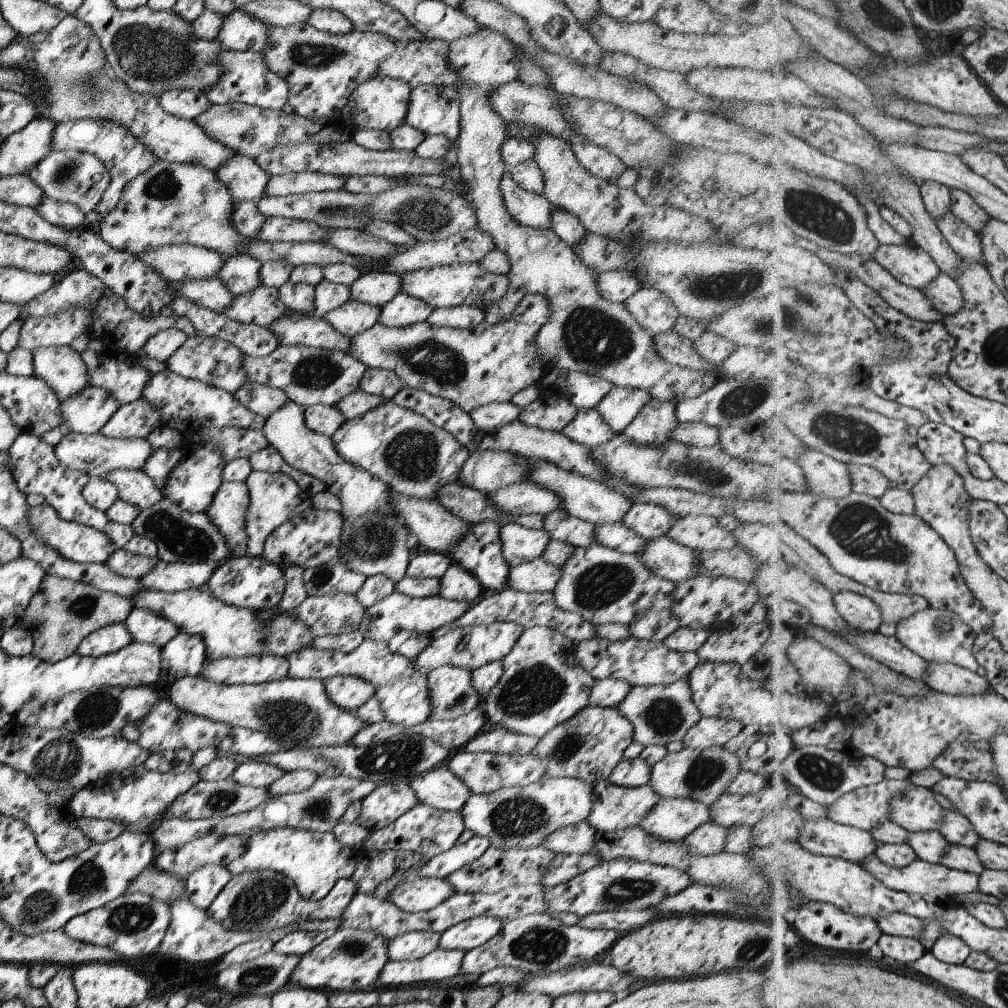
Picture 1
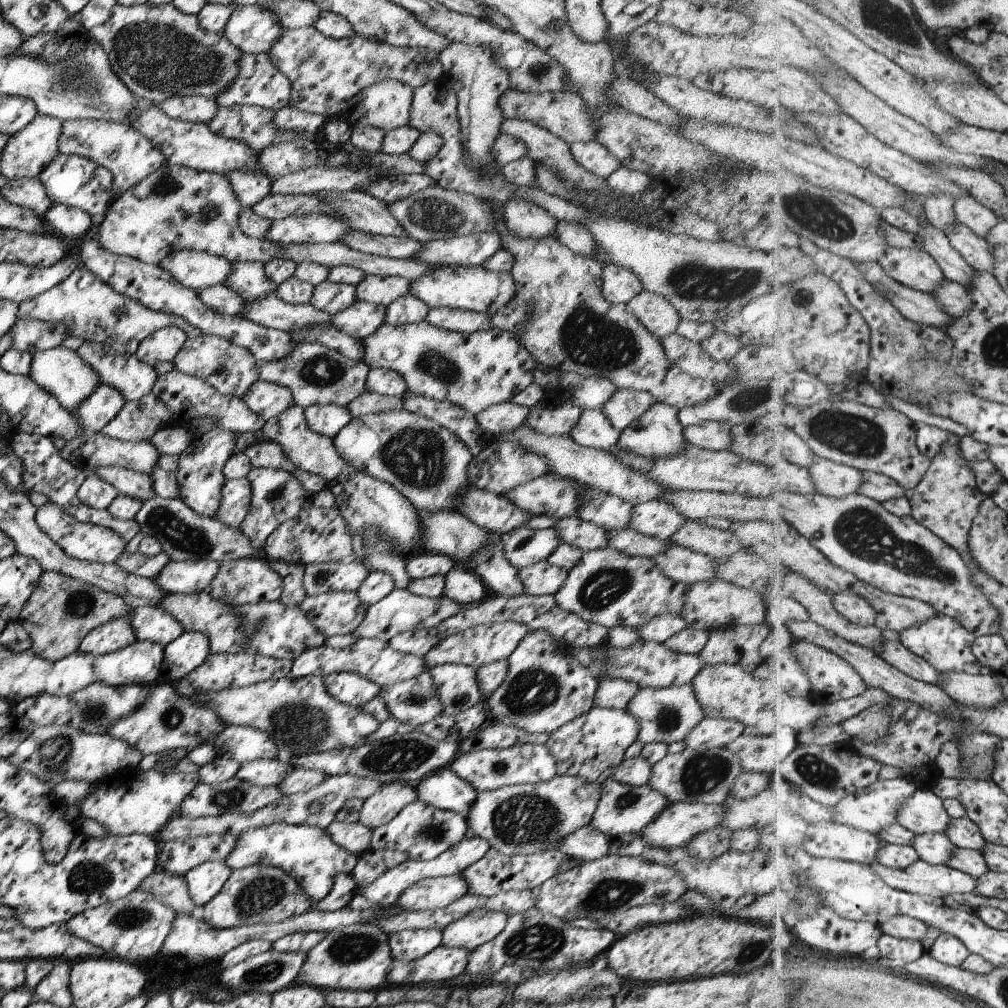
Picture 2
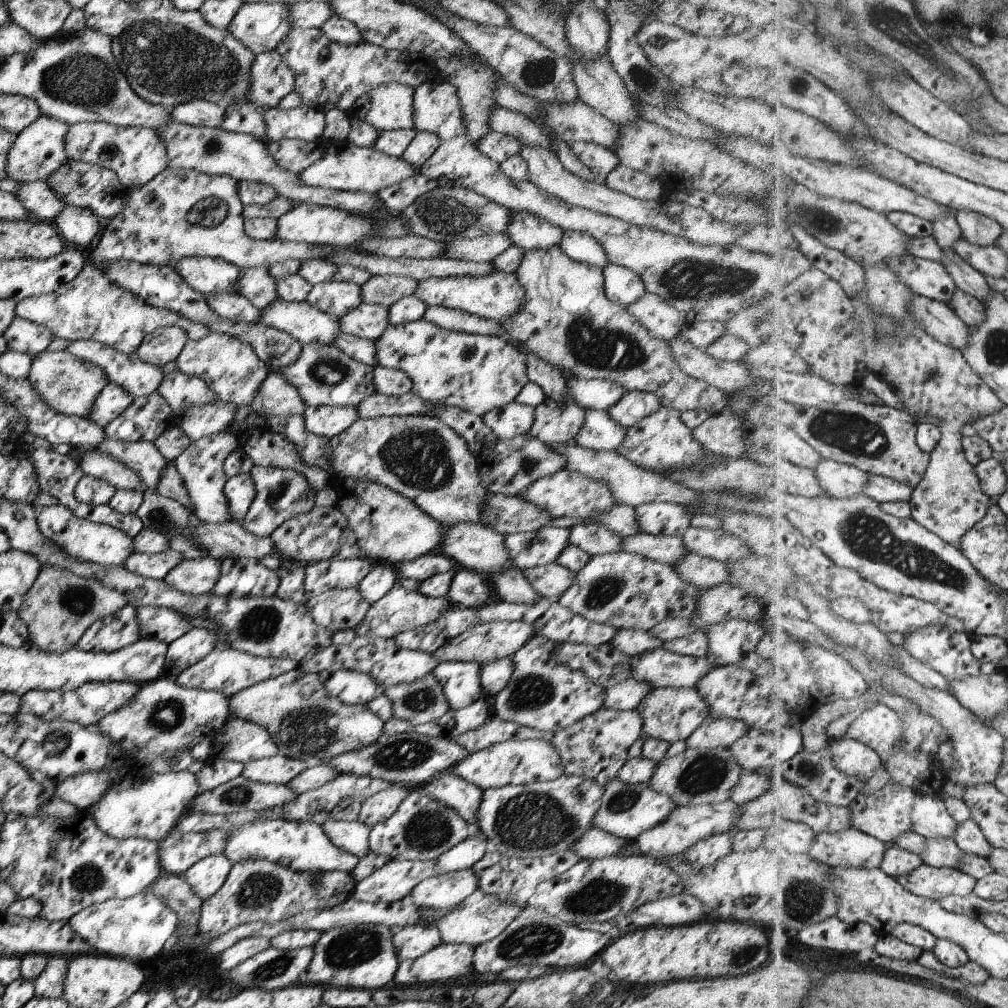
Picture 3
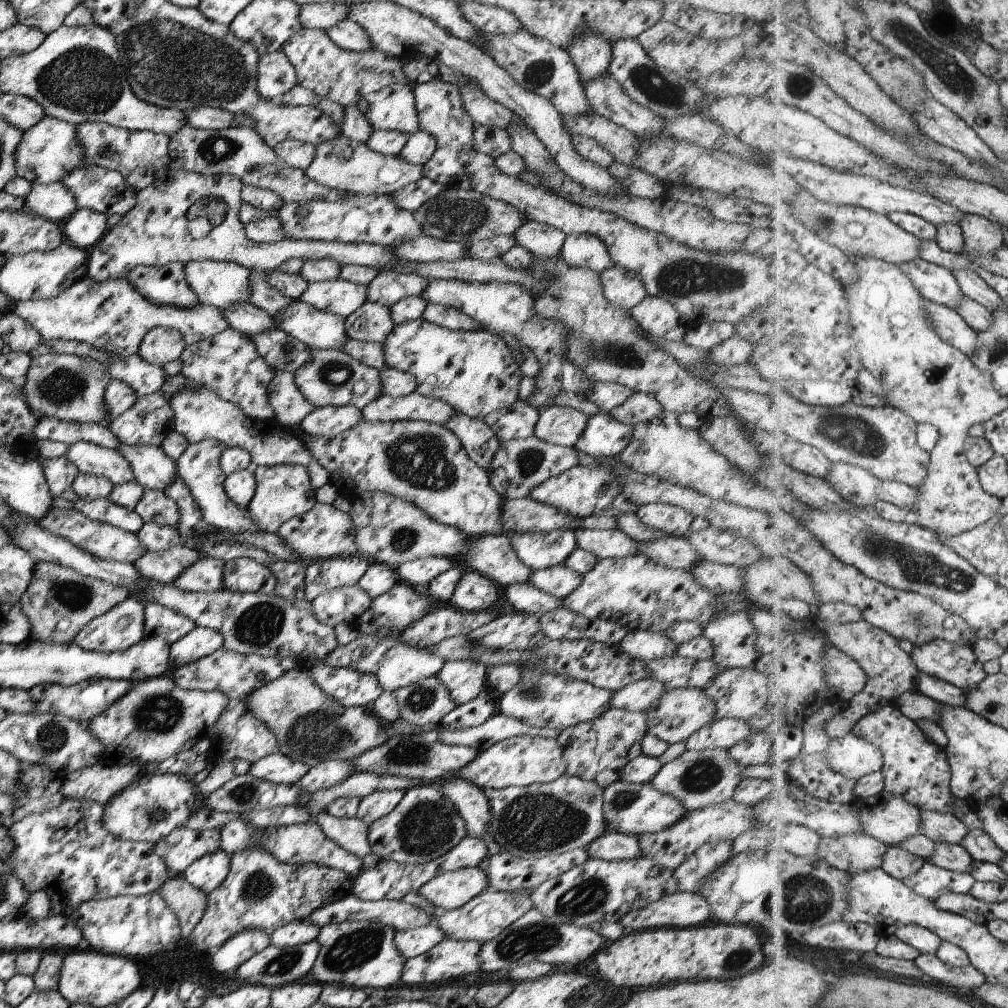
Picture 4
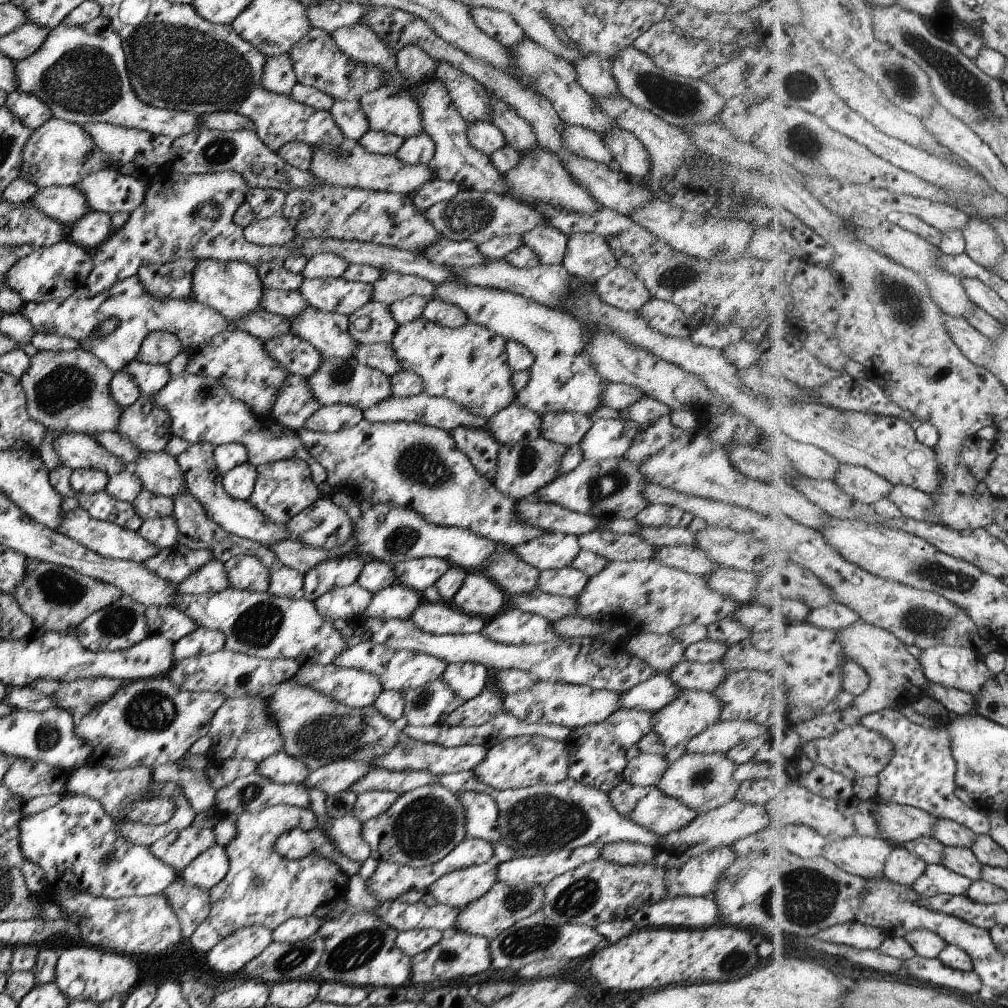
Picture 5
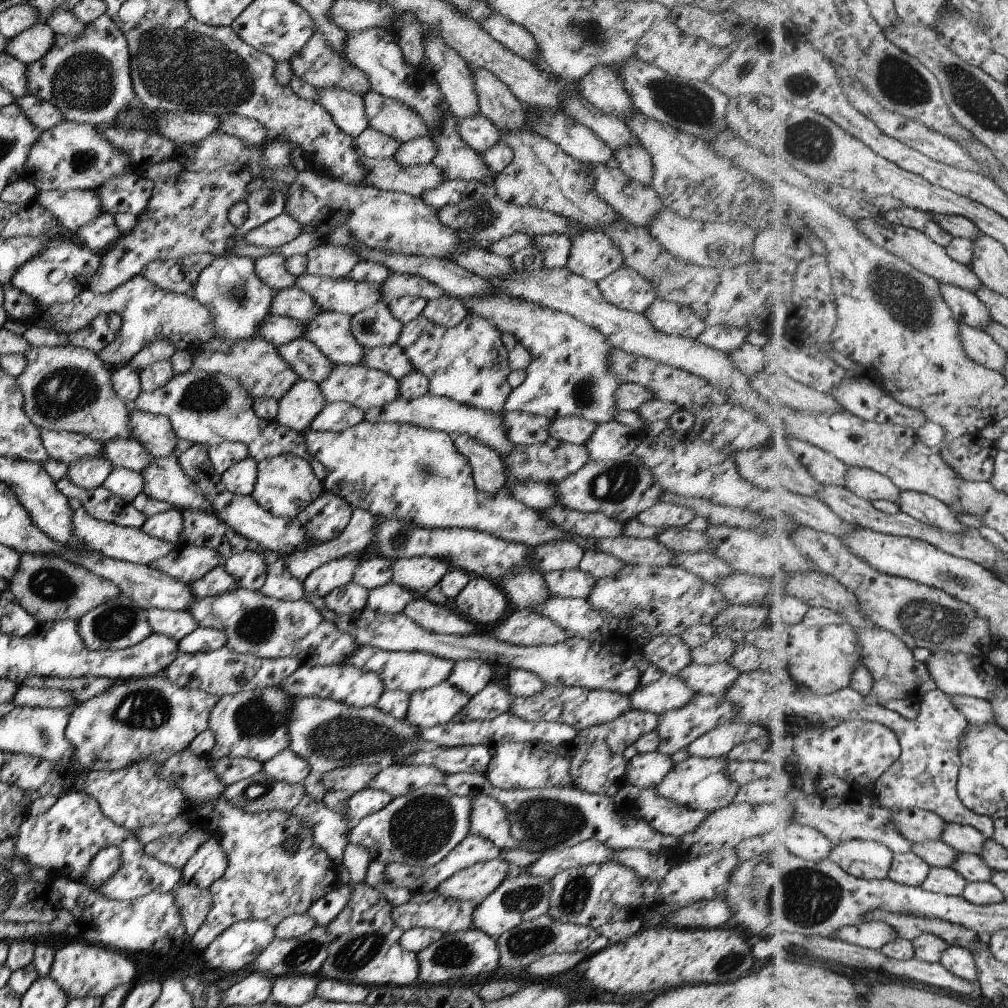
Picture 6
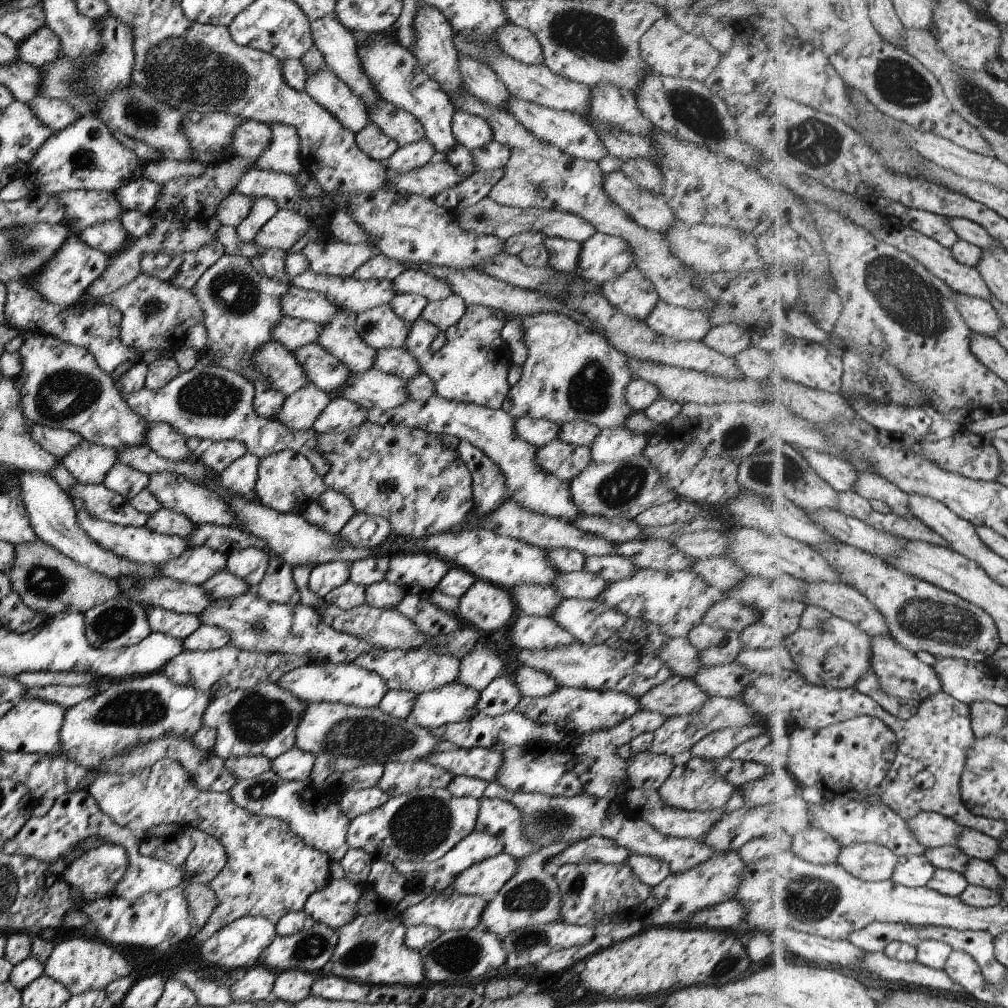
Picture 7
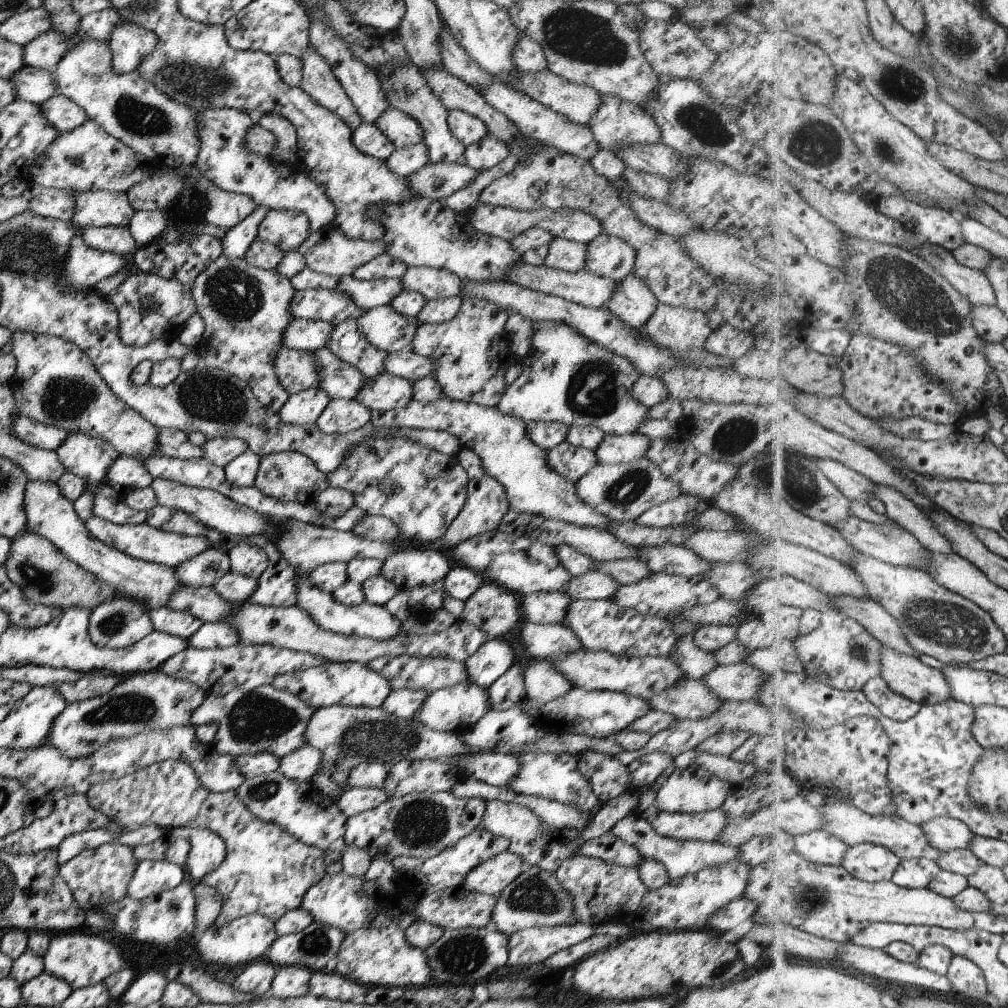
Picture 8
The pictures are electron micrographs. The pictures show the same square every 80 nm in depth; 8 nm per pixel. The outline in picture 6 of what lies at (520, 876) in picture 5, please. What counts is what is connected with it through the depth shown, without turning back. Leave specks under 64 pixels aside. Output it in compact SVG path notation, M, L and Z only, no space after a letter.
M595 839L584 840L572 847L542 851L534 861L531 861L531 864L528 864L526 872L532 877L549 880L565 869L612 860L612 852L610 848Z

